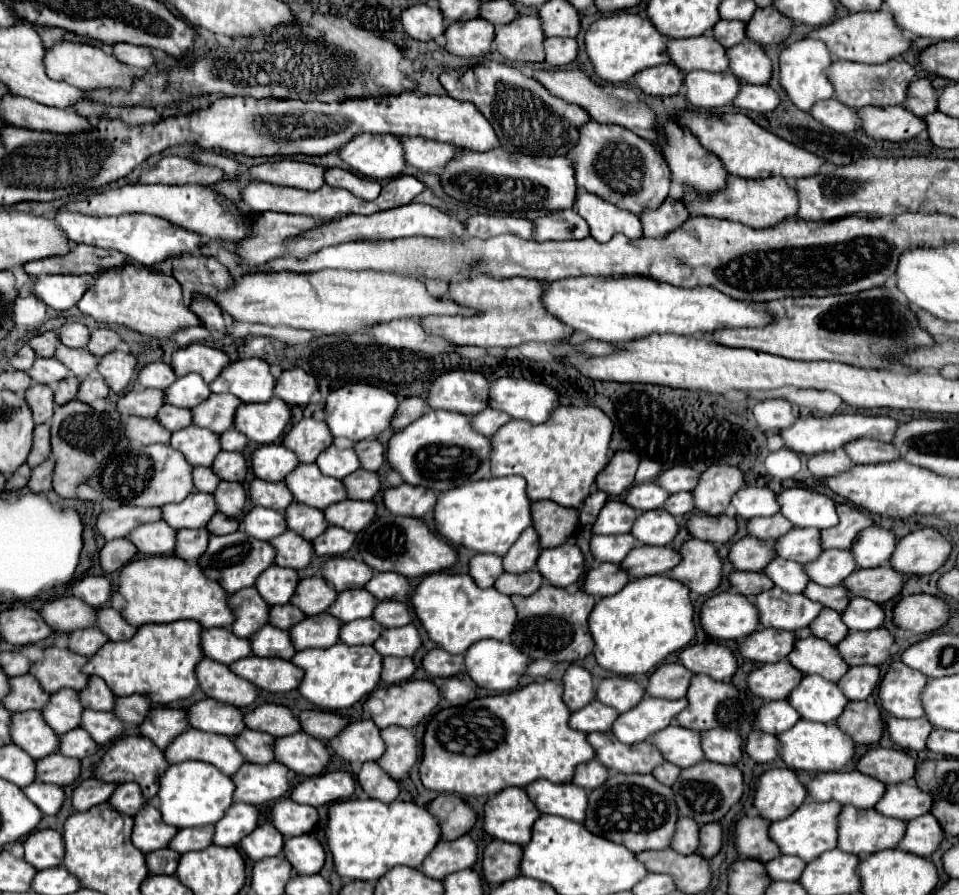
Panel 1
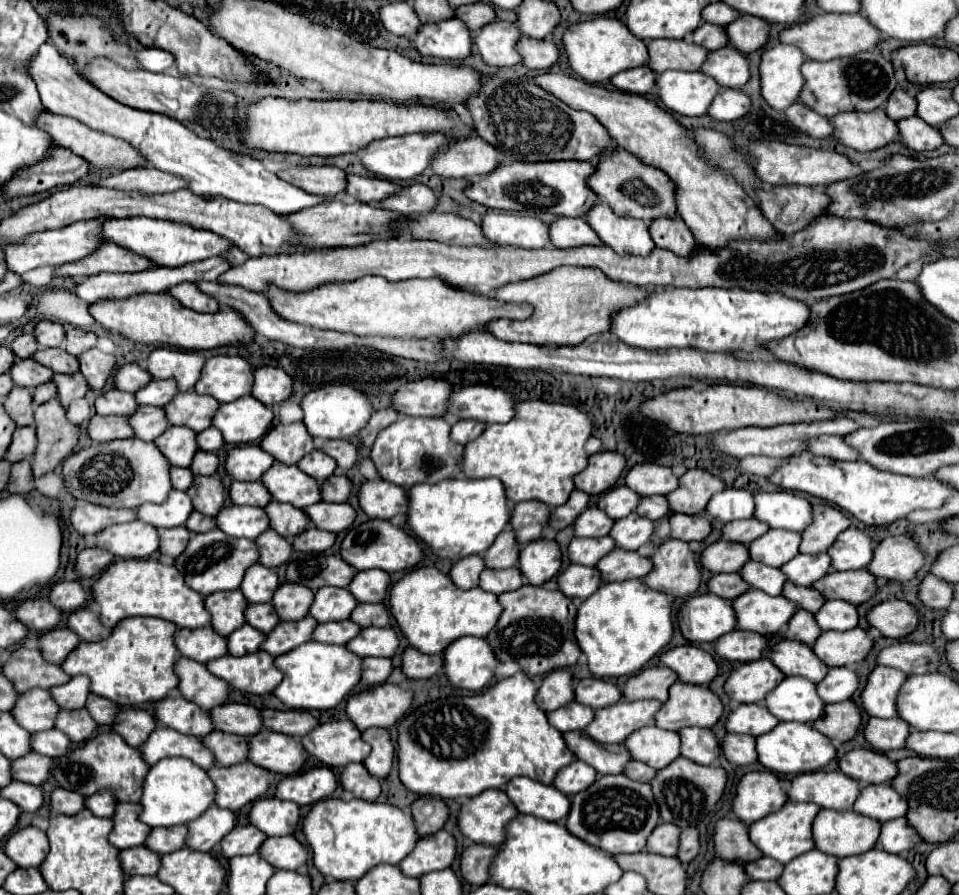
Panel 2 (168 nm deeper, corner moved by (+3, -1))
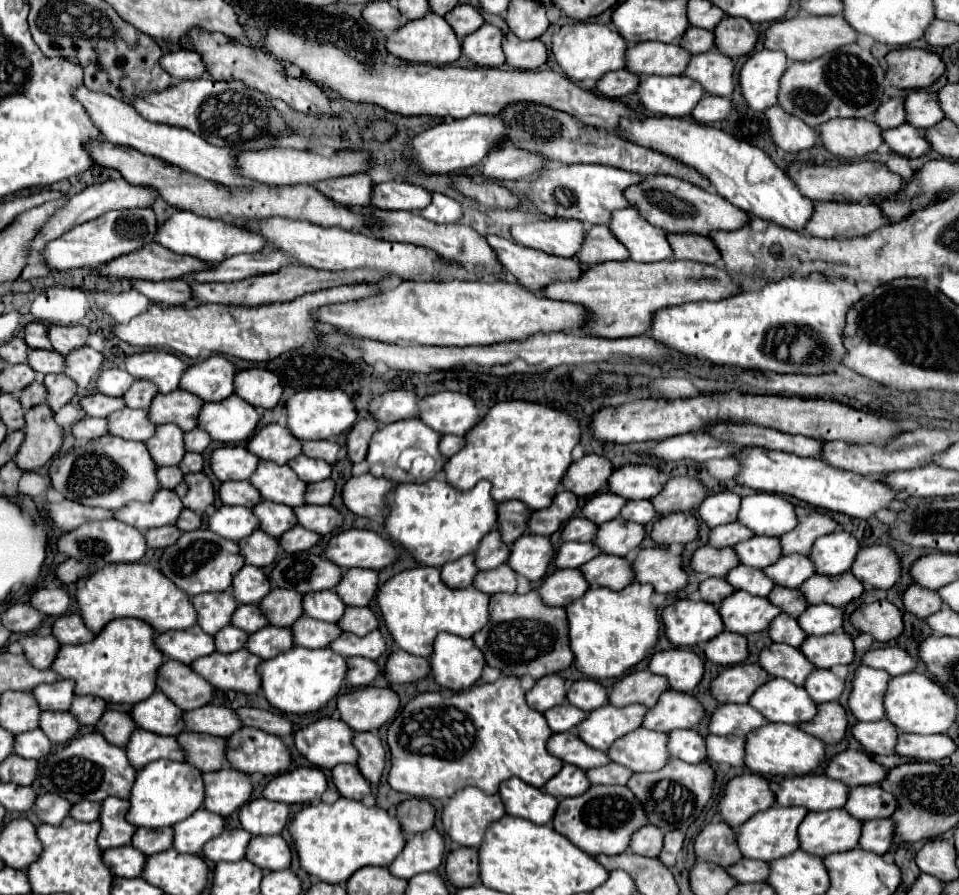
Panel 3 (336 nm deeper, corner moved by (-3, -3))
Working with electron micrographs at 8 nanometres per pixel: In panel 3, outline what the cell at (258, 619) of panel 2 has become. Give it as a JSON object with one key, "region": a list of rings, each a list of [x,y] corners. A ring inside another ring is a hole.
{"region":[[[247,604],[247,606],[239,606],[233,612],[231,624],[239,626],[241,630],[245,630],[249,634],[253,634],[253,630],[259,630],[261,626],[267,626],[267,620],[265,620],[265,616],[259,612],[259,608],[255,604]]]}

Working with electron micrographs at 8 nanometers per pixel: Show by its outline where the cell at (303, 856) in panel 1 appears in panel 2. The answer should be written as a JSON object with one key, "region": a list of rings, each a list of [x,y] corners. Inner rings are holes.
{"region":[[[293,836],[267,838],[259,850],[259,854],[279,870],[299,870],[309,860],[309,850]]]}

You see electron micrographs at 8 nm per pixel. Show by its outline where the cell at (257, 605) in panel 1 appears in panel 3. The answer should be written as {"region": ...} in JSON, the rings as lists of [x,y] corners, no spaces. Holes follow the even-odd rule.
{"region":[[[231,590],[197,594],[191,598],[191,602],[197,612],[197,624],[201,626],[201,630],[205,630],[211,636],[229,624],[229,618],[237,608]]]}

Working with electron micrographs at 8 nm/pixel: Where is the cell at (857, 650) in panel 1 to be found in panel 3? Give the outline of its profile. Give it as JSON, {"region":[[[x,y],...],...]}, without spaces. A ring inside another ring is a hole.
{"region":[[[833,632],[825,636],[807,636],[805,642],[799,646],[799,650],[815,668],[851,664],[853,638],[845,632]]]}

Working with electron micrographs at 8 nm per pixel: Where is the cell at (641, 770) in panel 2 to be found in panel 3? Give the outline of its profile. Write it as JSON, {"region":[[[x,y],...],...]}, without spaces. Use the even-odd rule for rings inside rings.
{"region":[[[605,764],[605,766],[597,766],[585,772],[589,776],[589,784],[597,786],[597,784],[627,784],[629,776],[633,774],[631,770],[627,770],[625,766],[617,766],[617,764]]]}

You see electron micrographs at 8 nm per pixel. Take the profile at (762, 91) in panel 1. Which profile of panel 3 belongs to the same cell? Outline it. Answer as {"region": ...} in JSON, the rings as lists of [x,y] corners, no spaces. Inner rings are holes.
{"region":[[[705,96],[697,106],[693,108],[693,118],[701,124],[725,120],[731,114],[731,100],[729,98],[719,98],[719,96]]]}

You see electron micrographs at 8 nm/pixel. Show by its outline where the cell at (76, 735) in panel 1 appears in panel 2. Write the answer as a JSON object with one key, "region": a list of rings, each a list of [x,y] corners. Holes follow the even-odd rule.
{"region":[[[53,728],[49,732],[33,734],[31,748],[33,748],[33,752],[39,752],[43,756],[59,758],[71,750],[71,740],[69,740],[69,736],[63,736],[63,732]]]}

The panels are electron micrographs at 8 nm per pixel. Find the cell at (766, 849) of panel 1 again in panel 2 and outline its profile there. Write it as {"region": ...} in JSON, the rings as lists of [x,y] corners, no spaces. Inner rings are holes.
{"region":[[[721,818],[715,824],[715,852],[721,858],[727,858],[739,864],[759,860],[763,854],[759,854],[759,848],[753,848],[747,832],[749,832],[749,826],[745,826],[741,820]]]}

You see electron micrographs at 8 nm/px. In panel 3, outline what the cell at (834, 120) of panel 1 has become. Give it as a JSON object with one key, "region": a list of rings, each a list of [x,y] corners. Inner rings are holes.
{"region":[[[771,106],[769,110],[765,110],[765,116],[773,144],[785,152],[795,154],[801,150],[809,150],[819,138],[819,132],[815,128],[783,112],[779,106]]]}

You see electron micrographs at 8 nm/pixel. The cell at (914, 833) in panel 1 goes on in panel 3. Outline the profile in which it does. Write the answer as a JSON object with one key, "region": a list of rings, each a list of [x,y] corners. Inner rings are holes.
{"region":[[[889,818],[869,820],[869,822],[863,822],[861,826],[859,848],[875,854],[885,854],[891,846],[891,838],[893,838],[893,822]]]}

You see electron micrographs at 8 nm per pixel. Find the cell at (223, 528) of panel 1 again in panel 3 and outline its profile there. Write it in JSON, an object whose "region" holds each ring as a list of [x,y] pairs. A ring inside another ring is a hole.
{"region":[[[183,508],[181,514],[179,514],[179,518],[177,518],[177,522],[175,522],[175,526],[177,526],[179,530],[185,530],[185,532],[197,530],[197,528],[201,526],[201,516],[197,516],[193,510]]]}

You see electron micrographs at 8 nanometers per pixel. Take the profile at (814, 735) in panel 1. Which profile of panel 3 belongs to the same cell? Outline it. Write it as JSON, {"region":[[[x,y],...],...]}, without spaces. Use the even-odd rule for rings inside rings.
{"region":[[[765,724],[745,738],[745,766],[761,776],[809,774],[825,760],[825,744],[793,724]]]}

